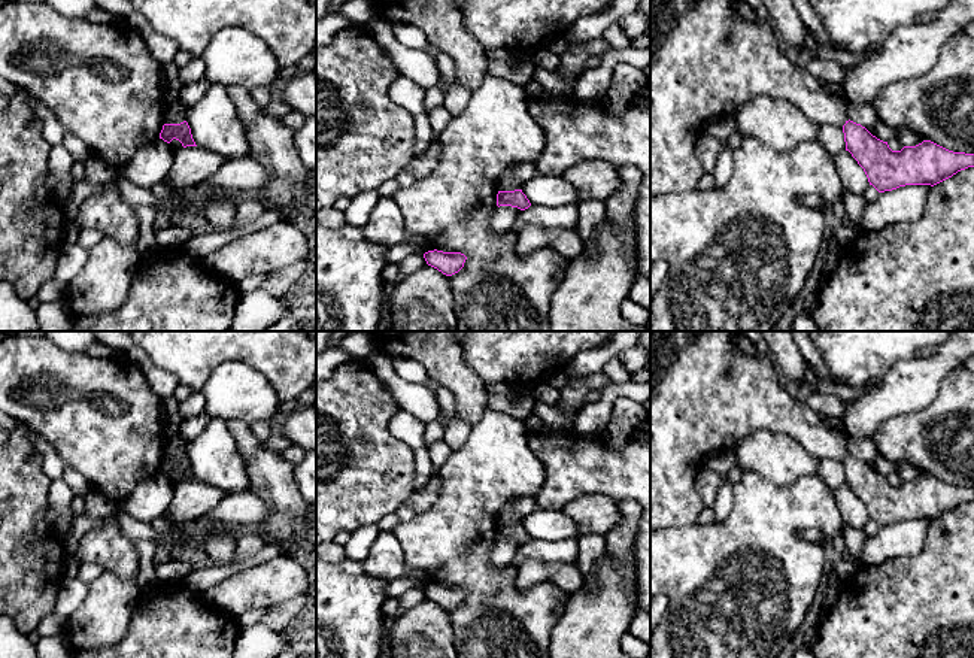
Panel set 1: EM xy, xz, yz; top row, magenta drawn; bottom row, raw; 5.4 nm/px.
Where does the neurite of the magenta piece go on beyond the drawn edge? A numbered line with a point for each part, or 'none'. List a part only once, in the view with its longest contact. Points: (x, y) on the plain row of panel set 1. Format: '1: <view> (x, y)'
none

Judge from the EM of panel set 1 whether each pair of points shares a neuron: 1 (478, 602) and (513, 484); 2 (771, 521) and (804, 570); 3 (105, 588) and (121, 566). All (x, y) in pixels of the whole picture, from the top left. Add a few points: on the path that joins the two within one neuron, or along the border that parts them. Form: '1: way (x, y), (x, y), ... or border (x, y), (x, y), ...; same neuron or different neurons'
1: way (475, 572), (470, 567), (470, 522), (484, 509); same neuron
2: way (771, 533), (771, 537), (792, 558); same neuron
3: border (105, 570), (124, 579), (136, 576); different neurons

